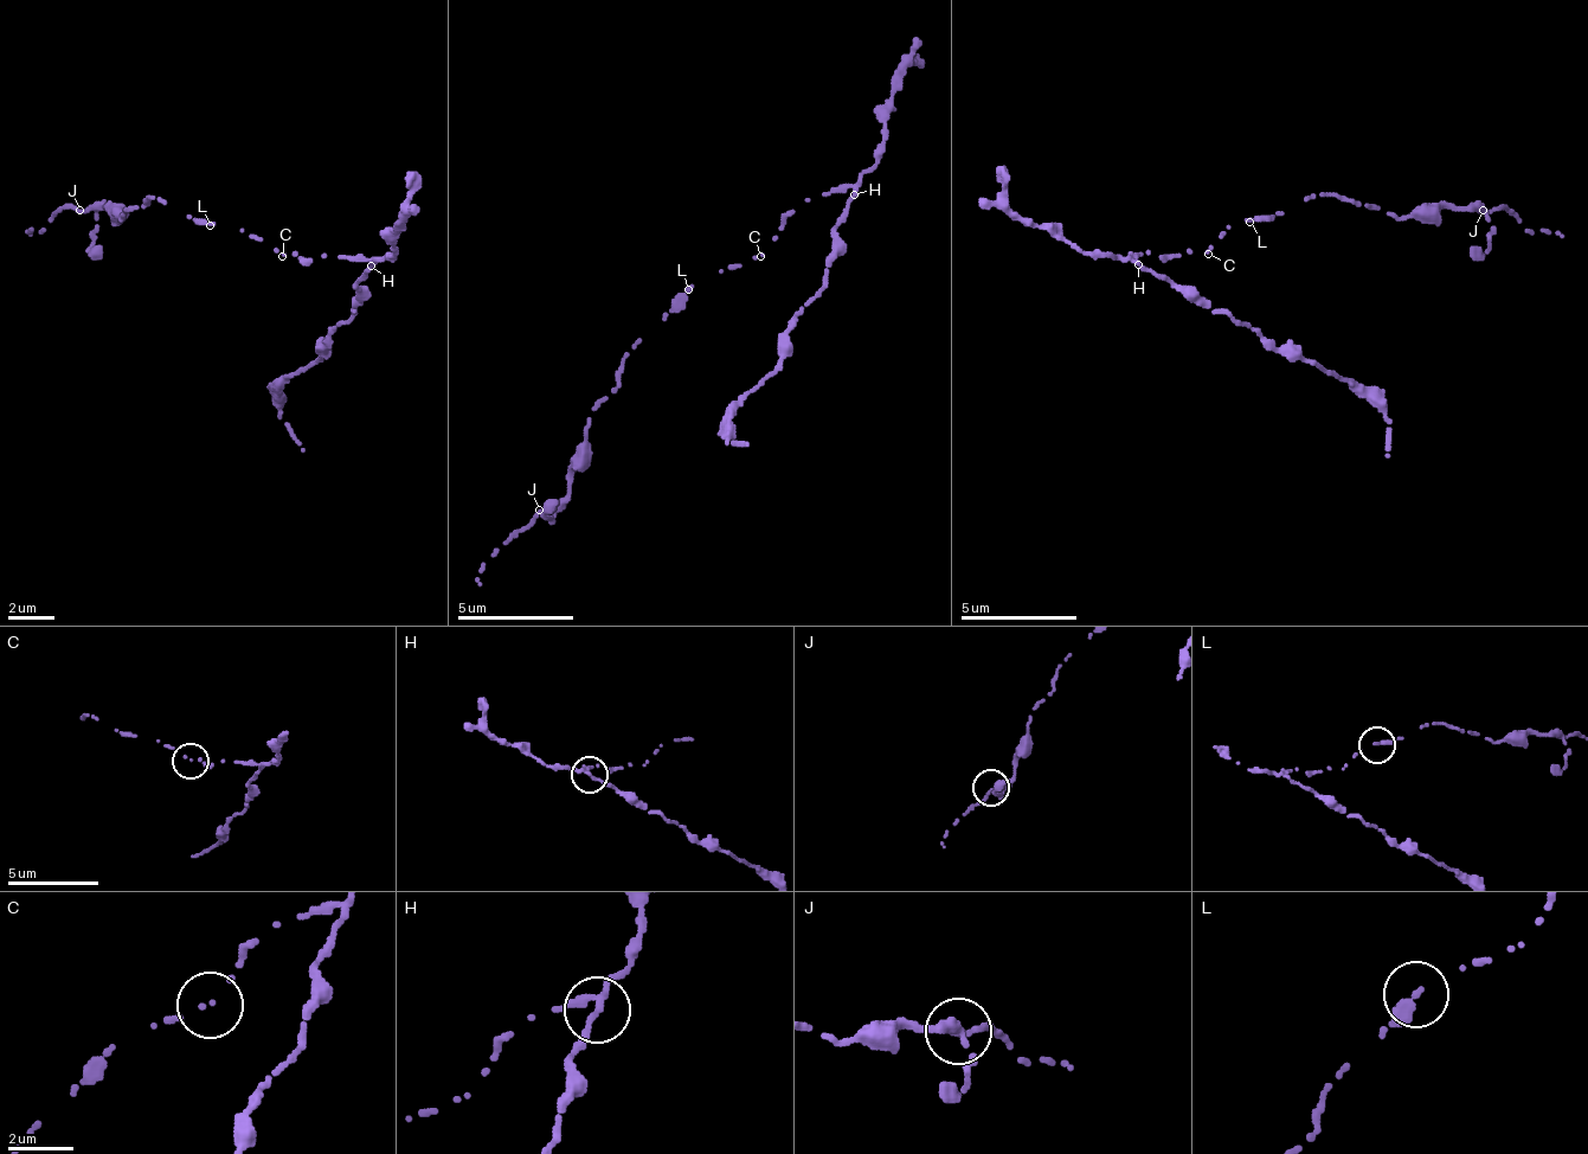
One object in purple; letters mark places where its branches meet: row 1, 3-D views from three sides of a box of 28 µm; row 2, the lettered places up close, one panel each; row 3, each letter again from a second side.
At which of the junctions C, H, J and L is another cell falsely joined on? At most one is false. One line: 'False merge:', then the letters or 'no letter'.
False merge: H

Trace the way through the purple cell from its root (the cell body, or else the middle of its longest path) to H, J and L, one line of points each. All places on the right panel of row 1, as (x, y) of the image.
H: (1208, 254), (1139, 255), (1137, 262)
J: (1208, 254), (1229, 229), (1268, 220), (1313, 196), (1343, 196), (1397, 218), (1433, 218), (1445, 206), (1483, 210)
L: (1208, 254), (1209, 247), (1229, 229), (1249, 222)

